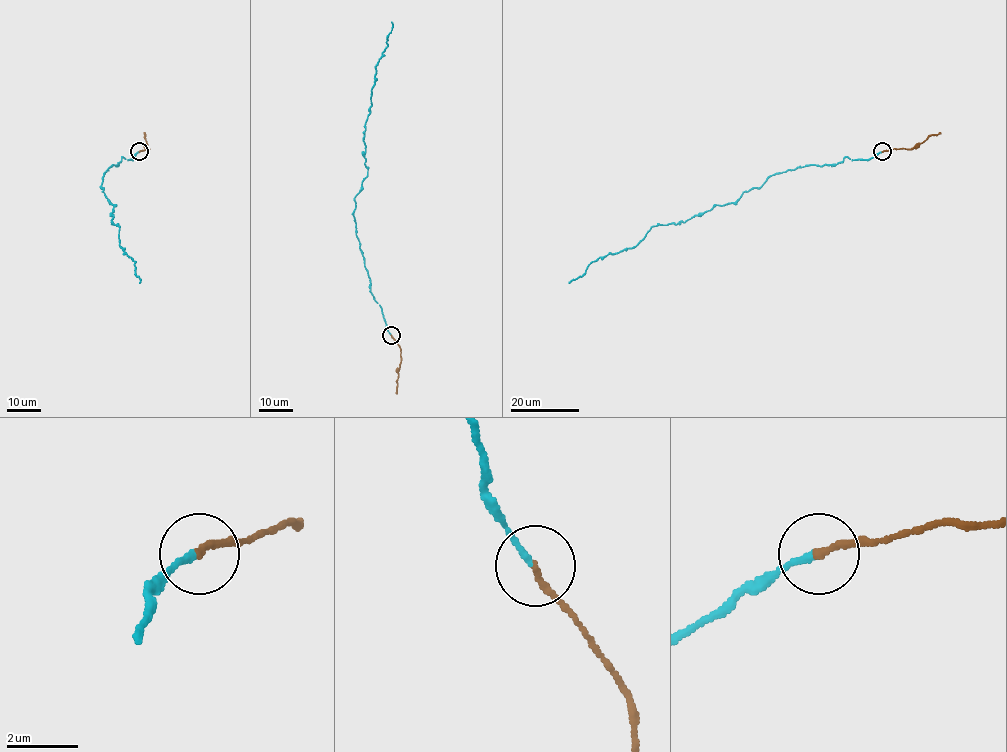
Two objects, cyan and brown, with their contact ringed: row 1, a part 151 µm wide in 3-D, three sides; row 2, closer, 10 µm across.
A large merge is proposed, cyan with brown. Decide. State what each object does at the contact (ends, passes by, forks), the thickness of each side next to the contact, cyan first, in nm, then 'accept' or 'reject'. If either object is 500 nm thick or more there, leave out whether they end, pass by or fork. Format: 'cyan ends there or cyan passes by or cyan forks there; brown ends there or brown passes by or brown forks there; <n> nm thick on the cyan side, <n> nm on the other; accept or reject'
cyan ends there; brown ends there; 160 nm thick on the cyan side, 180 nm on the other; accept

